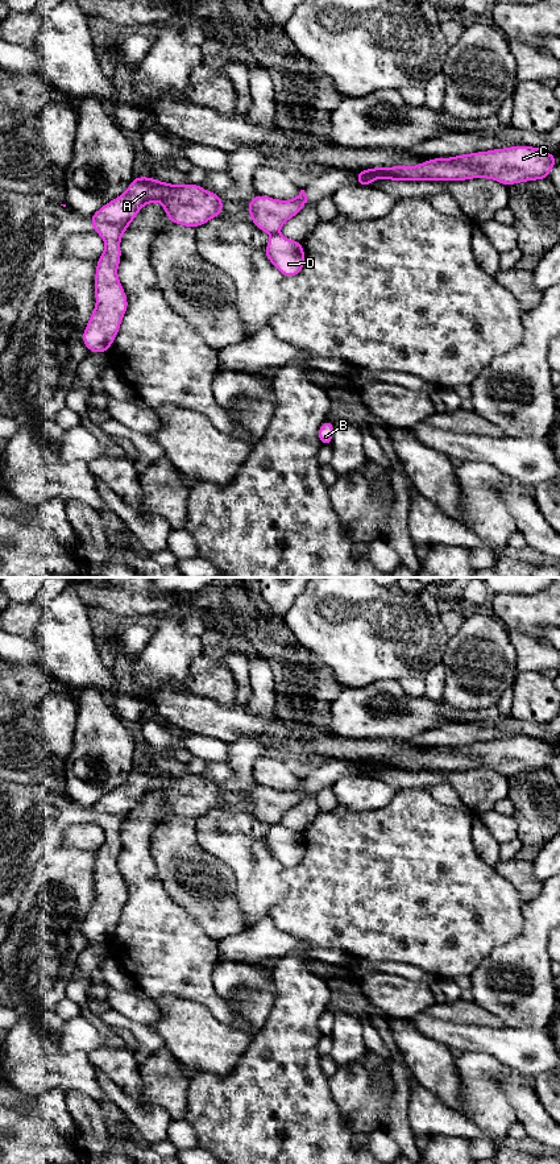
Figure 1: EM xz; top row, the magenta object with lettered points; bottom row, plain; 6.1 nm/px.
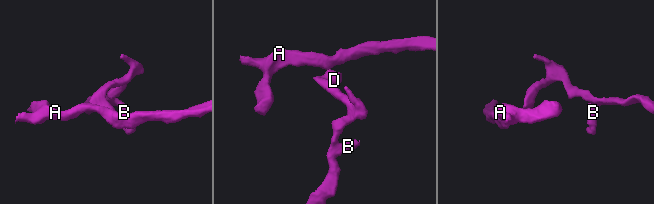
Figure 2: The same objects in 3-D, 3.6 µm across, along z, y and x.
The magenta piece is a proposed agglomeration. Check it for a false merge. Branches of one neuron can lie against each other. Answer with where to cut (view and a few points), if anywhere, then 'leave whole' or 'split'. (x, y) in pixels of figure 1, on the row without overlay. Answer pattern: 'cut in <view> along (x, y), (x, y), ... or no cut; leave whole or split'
cut in xz along (277, 823), (273, 825); split

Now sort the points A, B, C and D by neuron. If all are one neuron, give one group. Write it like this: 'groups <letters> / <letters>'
groups A C / B D

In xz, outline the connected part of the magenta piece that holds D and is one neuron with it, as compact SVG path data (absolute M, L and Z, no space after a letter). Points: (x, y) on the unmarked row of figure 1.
M273 825L265 838L266 849L285 866L299 865L304 857L304 840L300 832L293 832L281 825Z

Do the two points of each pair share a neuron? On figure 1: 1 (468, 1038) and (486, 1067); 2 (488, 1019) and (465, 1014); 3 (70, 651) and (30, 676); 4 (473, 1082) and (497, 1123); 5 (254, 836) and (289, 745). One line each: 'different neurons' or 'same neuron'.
1: different neurons
2: same neuron
3: different neurons
4: same neuron
5: different neurons

